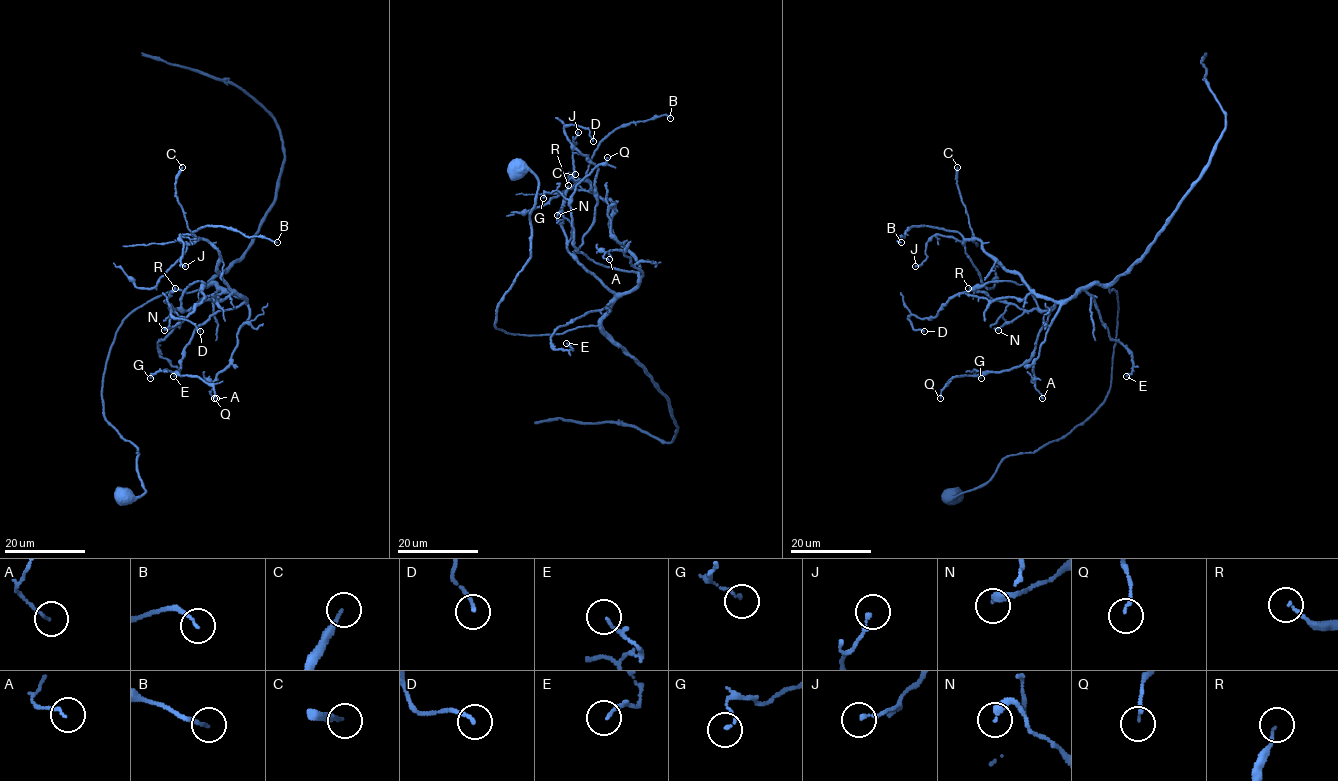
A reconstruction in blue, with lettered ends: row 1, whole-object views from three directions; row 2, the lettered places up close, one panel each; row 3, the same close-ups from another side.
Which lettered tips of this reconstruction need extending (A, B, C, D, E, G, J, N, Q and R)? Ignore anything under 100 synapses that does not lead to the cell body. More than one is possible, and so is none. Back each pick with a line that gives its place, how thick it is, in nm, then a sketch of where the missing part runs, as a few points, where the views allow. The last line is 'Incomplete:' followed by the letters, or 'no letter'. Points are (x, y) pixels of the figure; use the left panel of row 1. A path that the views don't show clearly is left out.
Incomplete: no letter

